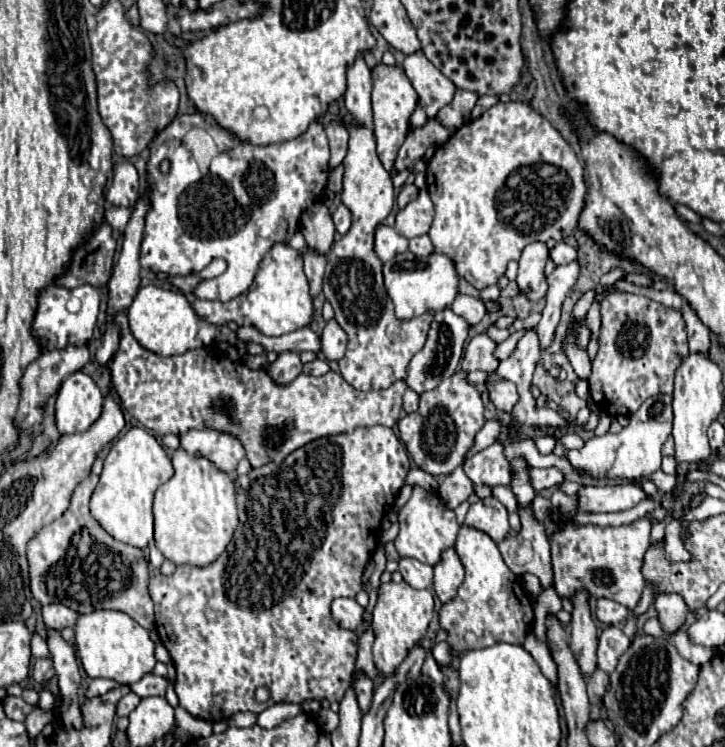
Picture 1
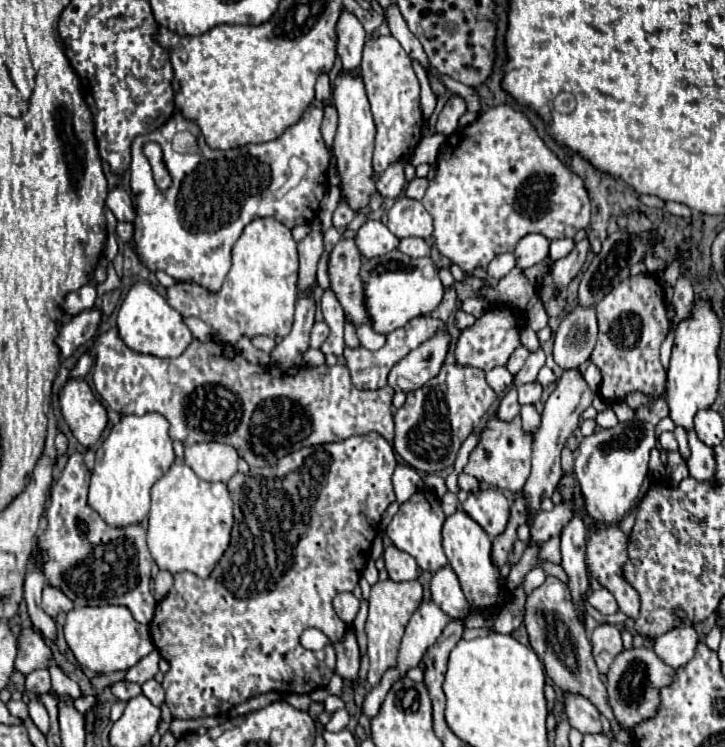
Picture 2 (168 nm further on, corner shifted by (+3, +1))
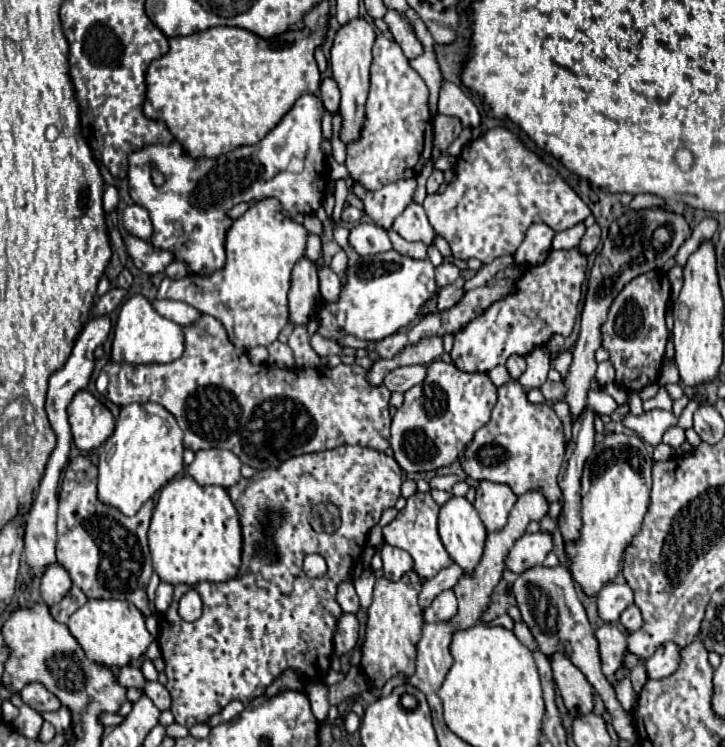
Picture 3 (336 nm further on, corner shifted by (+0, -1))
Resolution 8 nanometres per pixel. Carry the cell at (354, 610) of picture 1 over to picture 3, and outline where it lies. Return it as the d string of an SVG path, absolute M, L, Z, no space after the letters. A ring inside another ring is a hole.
M341 582L337 586L337 602L343 608L343 612L355 614L359 610L359 598L357 598L357 592L351 582Z

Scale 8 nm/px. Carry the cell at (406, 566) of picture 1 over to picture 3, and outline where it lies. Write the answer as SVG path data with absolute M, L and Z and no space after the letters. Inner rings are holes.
M391 544L381 546L381 560L383 560L385 578L389 580L399 580L405 572L413 568L413 558L409 556L409 552L395 548Z

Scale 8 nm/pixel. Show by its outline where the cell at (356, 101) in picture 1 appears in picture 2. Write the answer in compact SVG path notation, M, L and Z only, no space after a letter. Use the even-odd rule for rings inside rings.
M342 12L338 20L338 56L342 60L342 70L360 76L362 50L366 42L366 32L358 18L350 12Z

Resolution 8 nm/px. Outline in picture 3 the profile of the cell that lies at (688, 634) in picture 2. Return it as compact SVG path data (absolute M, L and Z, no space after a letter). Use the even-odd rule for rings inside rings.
M665 644L661 646L647 662L647 676L653 680L661 680L671 676L677 670L677 656L679 656L681 648L677 648L677 644Z

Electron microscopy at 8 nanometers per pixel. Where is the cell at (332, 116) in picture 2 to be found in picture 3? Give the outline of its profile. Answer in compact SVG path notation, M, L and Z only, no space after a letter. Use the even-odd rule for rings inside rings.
M325 78L321 82L321 102L325 104L325 108L335 114L335 110L339 108L339 88L337 88L337 82L333 78Z

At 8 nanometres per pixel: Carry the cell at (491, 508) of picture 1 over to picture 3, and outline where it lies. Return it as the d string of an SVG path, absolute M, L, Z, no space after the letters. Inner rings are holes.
M481 480L477 486L475 510L479 512L487 532L497 532L505 528L509 512L515 502L517 502L517 496L507 484Z

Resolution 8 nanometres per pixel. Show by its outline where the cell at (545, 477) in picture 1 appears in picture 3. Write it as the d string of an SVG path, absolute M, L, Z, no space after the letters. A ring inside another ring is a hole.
M511 380L497 388L497 404L493 408L491 422L477 430L465 448L461 468L473 480L509 484L517 496L531 490L541 490L545 500L551 504L561 498L557 474L563 454L565 434L555 410L547 404L531 404L525 388L517 380Z

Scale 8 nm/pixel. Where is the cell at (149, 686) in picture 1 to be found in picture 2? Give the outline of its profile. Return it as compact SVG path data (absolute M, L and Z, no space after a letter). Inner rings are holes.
M148 680L142 684L142 694L156 706L160 706L164 702L164 690L156 680Z

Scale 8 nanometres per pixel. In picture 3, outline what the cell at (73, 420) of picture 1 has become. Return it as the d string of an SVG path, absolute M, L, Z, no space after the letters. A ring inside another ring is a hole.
M87 390L73 396L67 414L73 442L81 452L97 450L115 430L115 418L109 408Z

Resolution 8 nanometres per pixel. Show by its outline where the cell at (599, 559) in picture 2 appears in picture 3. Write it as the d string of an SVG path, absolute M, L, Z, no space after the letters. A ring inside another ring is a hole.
M635 604L629 606L629 608L621 614L621 624L625 626L627 632L635 632L635 630L641 628L643 620L641 620L641 612L639 612L639 608L637 608Z

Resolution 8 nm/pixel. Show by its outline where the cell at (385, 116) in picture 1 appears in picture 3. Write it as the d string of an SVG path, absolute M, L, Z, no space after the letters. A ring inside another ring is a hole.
M379 34L373 46L371 86L365 104L361 136L347 146L345 166L349 176L367 190L379 190L385 184L403 178L417 178L421 168L431 158L431 122L433 118L429 112L429 90L423 78L409 66L401 46Z

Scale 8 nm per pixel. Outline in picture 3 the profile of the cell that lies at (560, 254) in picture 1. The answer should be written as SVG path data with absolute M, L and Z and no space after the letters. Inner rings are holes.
M583 222L575 224L573 228L561 230L561 232L557 232L555 238L553 238L553 248L555 248L555 250L575 248L575 246L579 246L579 240L583 238L583 234L585 234L585 224L583 224Z

